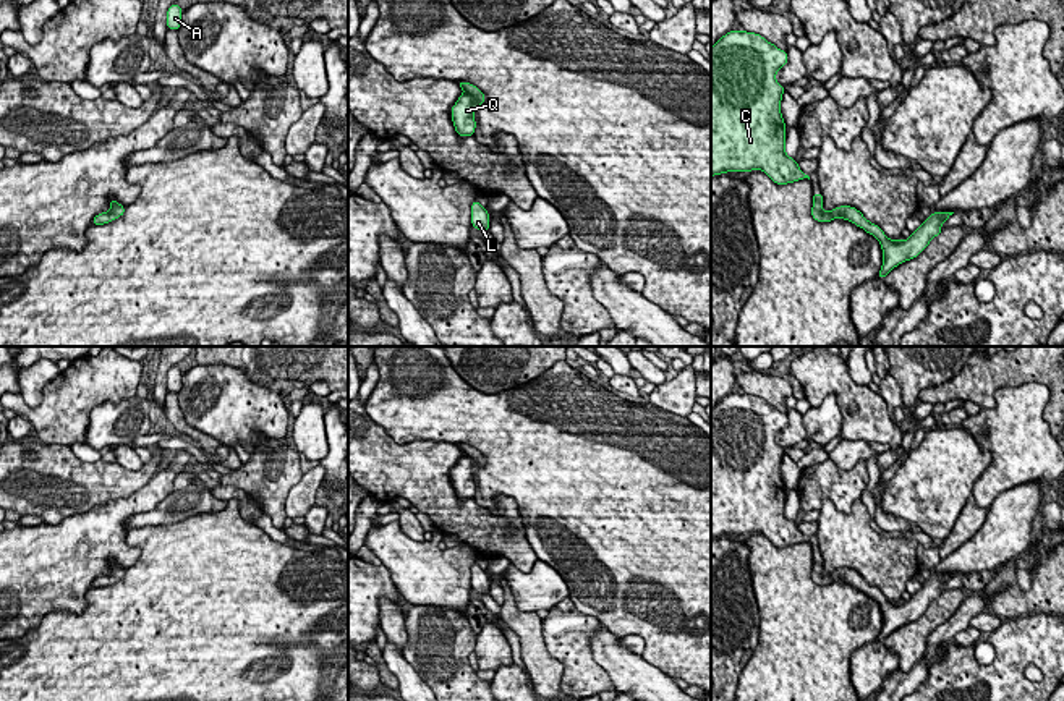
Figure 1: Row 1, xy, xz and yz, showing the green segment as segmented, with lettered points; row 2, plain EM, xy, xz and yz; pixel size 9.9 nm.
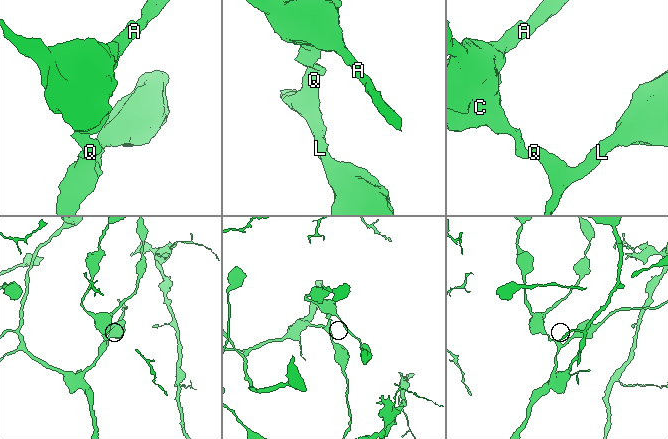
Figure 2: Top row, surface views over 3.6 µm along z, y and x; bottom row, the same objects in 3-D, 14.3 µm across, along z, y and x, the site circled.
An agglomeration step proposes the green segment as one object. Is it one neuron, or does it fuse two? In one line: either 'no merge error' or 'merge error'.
no merge error

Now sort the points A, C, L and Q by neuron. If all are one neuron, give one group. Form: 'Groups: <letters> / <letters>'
Groups: A C L Q

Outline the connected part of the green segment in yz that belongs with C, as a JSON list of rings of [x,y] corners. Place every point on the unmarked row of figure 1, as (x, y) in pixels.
[[[729,393],[722,398],[711,411],[711,539],[727,536],[727,534],[764,534],[776,547],[787,547],[810,539],[805,537],[797,523],[785,516],[785,484],[781,476],[781,463],[785,455],[784,448],[776,444],[776,435],[789,424],[787,413],[777,411],[774,406],[768,405],[763,398],[748,393]]]

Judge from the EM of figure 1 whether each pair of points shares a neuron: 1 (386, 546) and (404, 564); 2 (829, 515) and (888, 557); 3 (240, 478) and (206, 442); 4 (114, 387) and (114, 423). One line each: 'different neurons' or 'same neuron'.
1: same neuron
2: same neuron
3: different neurons
4: different neurons

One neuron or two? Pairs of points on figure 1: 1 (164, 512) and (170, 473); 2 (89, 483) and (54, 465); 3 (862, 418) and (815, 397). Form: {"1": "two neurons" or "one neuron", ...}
{"1": "two neurons", "2": "one neuron", "3": "one neuron"}

